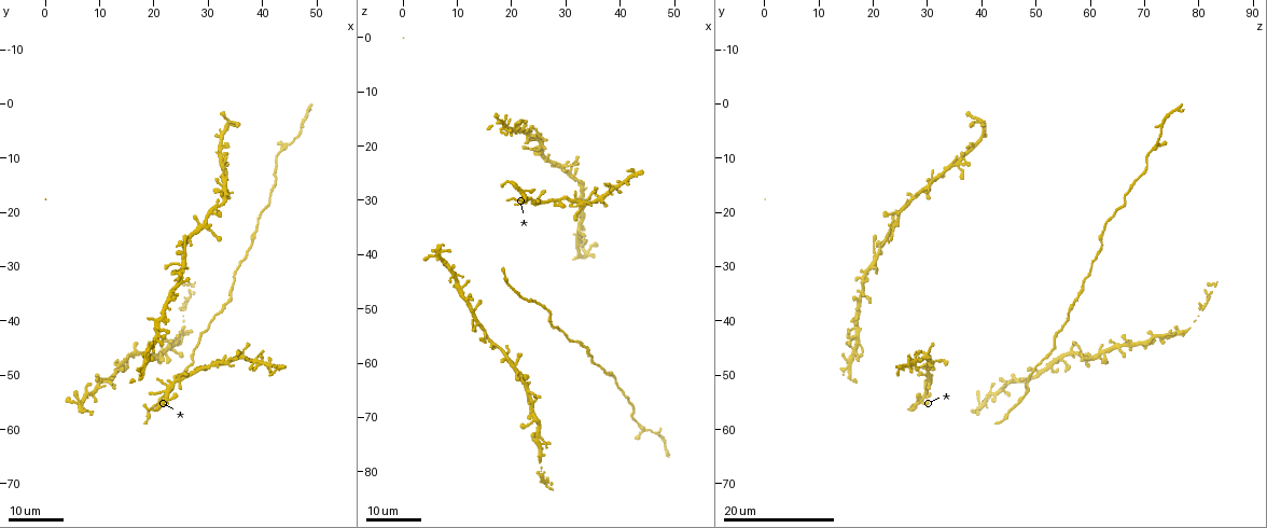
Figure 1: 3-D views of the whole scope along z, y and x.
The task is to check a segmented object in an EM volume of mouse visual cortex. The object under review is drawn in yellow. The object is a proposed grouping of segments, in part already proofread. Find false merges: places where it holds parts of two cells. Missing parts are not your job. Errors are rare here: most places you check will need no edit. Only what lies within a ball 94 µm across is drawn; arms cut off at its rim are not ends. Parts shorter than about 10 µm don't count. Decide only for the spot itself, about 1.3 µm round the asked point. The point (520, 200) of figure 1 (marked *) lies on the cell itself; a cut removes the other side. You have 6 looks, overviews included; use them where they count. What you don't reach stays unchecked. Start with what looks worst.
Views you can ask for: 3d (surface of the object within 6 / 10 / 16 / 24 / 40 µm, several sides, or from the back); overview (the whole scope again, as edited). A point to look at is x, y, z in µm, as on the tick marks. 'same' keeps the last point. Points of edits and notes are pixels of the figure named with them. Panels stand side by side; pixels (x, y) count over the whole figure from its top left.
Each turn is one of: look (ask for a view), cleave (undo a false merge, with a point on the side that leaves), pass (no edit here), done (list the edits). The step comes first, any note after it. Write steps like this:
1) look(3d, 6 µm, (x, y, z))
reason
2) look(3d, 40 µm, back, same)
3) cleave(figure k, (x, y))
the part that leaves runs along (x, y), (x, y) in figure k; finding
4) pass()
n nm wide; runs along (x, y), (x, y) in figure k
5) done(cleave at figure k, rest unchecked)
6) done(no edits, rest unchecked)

look(3d, 16 µm, (22.0, 53.0, 30.0))
three-way junction

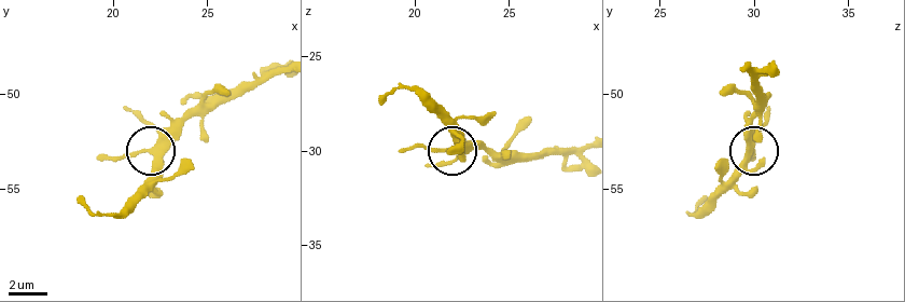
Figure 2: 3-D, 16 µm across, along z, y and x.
look(3d, 6 µm, (21.9, 53.1, 29.9))

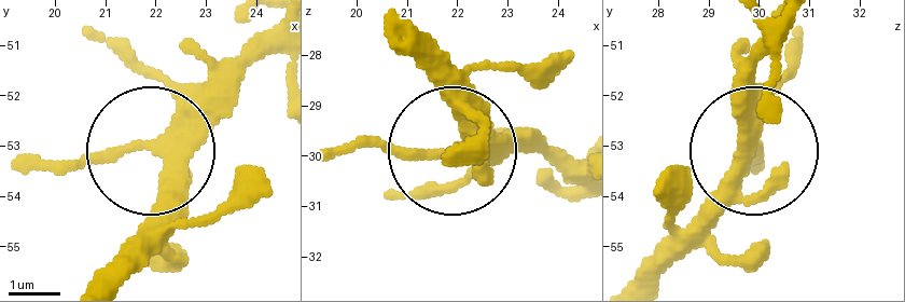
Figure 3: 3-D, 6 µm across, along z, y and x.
pass()
290 nm wide; continuous, no second cell

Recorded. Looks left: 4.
look(3d, 24 µm, (34.5, 34.0, 58.5))
sudden change in width

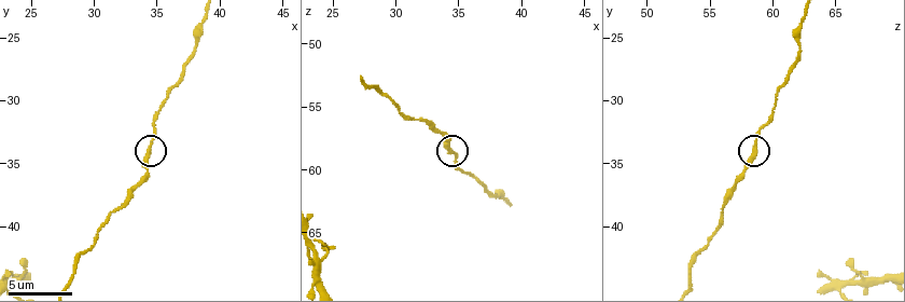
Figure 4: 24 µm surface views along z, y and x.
look(3d, 10 µm, (34.4, 33.6, 58.6))

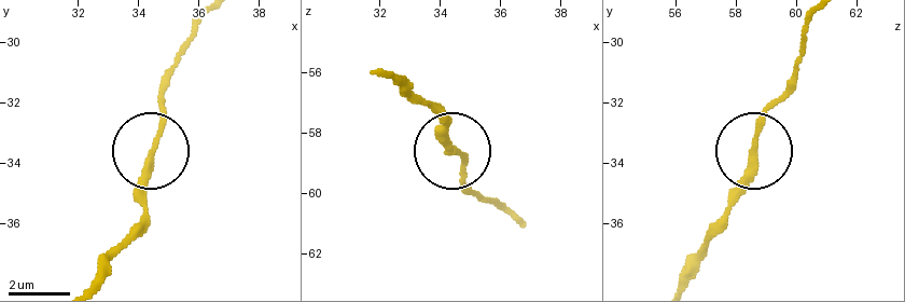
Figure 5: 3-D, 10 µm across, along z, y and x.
pass()
continuous, no second cell

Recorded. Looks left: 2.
look(3d, 16 µm, (23.5, 44.5, 69.5))
narrows sharply

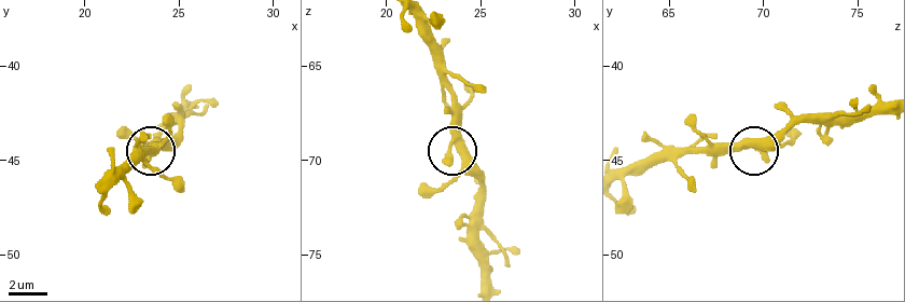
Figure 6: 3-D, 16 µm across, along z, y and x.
look(3d, 10 µm, same)

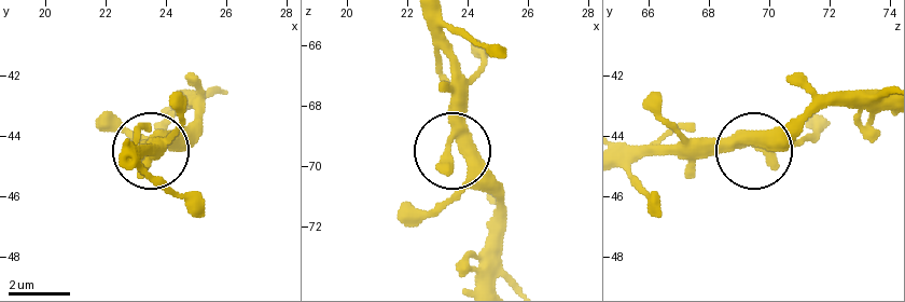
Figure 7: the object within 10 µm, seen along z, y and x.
pass()
one cell here

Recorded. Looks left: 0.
done(no edits, rest unchecked)

